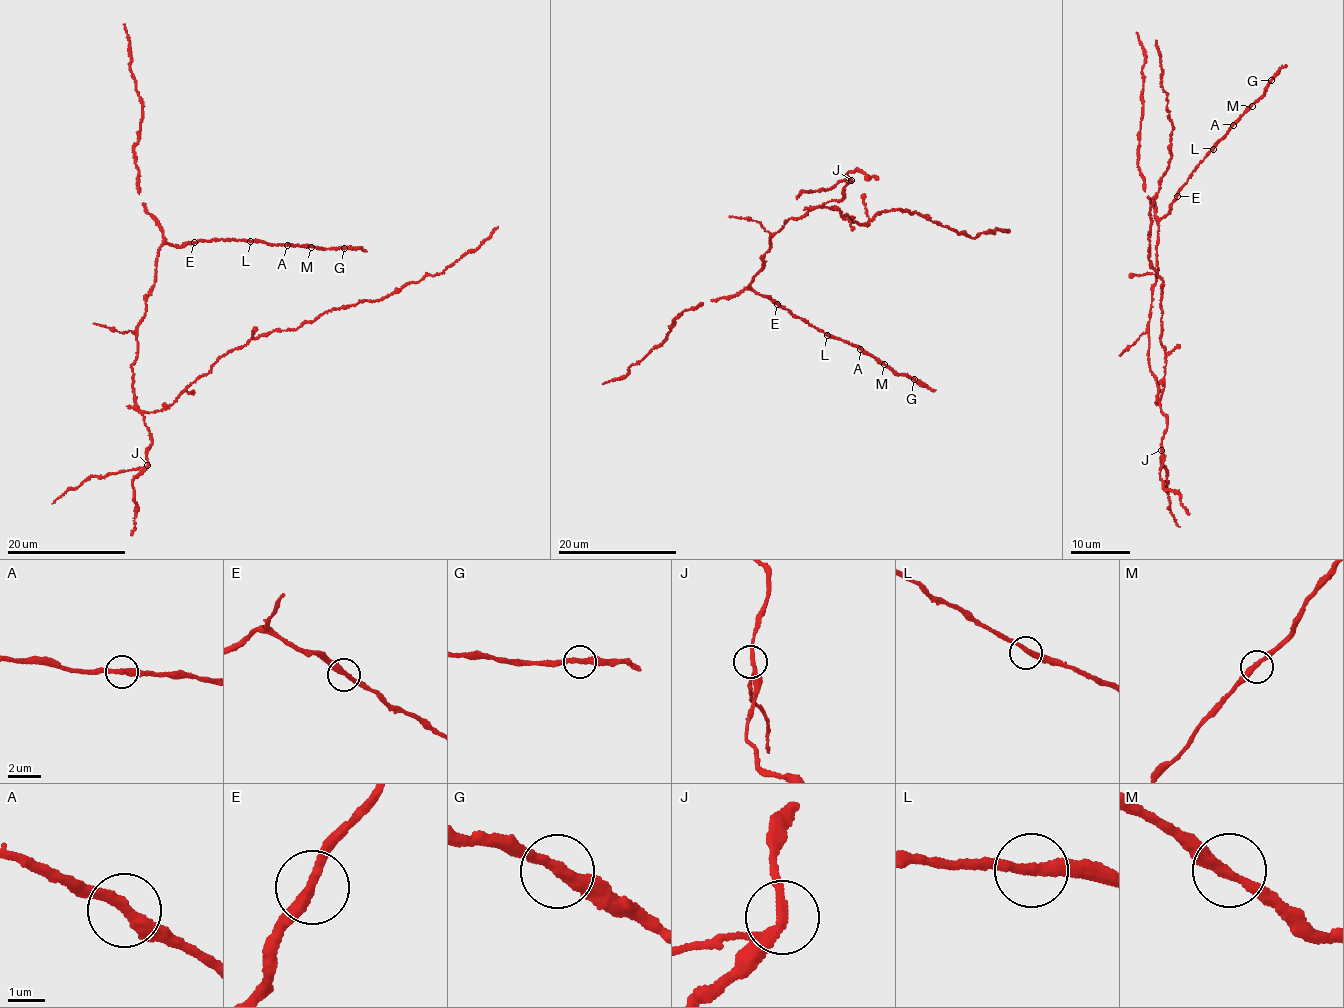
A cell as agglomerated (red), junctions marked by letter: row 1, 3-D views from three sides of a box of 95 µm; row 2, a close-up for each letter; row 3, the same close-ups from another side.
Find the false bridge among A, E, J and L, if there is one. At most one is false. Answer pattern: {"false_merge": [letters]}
{"false_merge": []}

